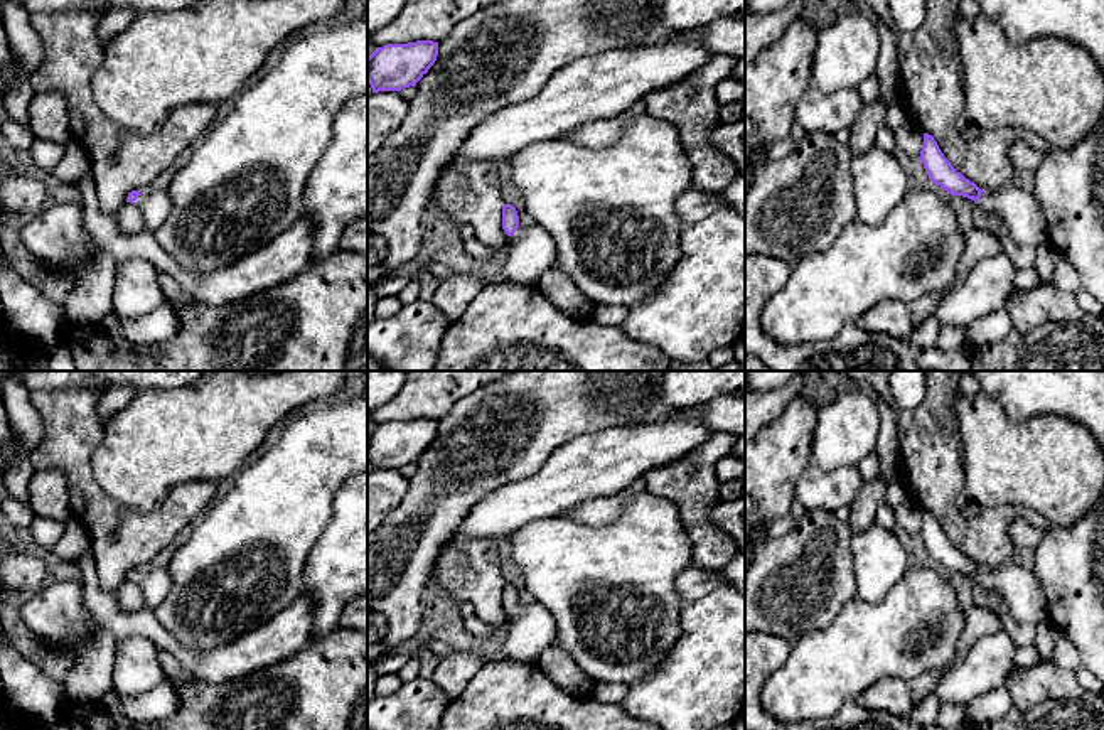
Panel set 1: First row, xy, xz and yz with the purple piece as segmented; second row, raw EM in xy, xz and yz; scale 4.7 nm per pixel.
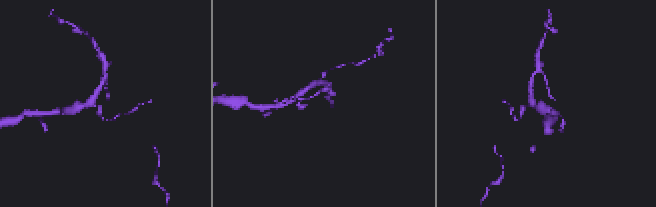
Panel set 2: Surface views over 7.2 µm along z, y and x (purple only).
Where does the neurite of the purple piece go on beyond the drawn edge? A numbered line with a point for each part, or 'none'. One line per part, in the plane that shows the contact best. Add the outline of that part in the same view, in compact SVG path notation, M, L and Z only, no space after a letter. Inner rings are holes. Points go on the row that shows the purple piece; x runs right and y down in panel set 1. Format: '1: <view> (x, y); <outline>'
1: xy (155, 206); M140 191L135 206L142 211L145 228L150 231L157 231L165 223L170 212L170 199L167 191L155 191L148 194L143 194Z

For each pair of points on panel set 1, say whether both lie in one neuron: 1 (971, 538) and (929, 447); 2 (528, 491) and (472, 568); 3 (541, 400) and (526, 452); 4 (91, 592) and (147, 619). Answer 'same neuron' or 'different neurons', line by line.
1: same neuron
2: different neurons
3: same neuron
4: same neuron

